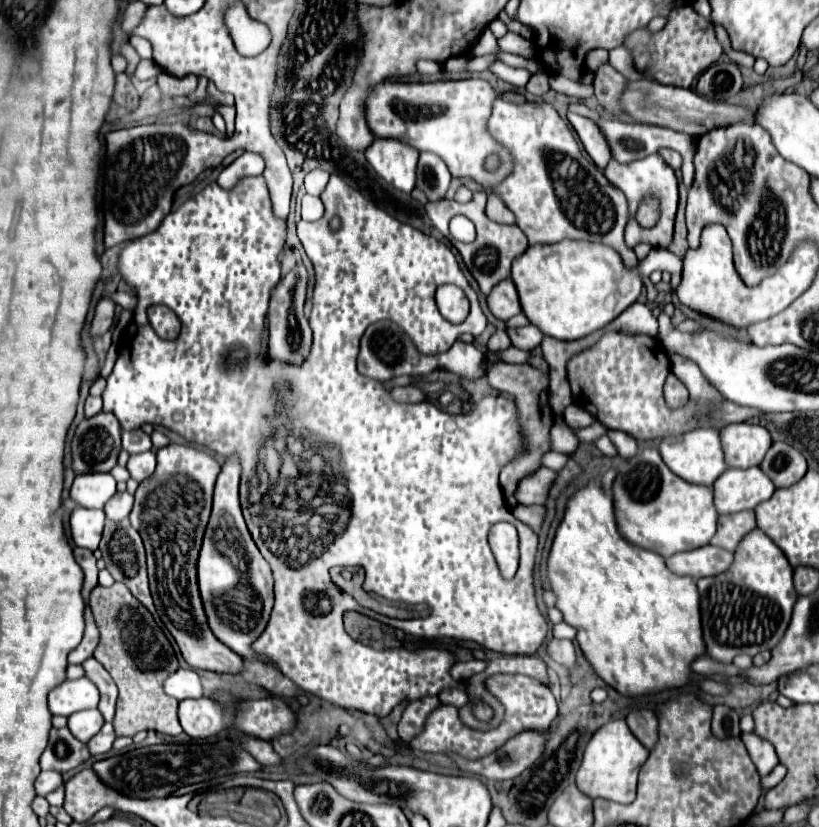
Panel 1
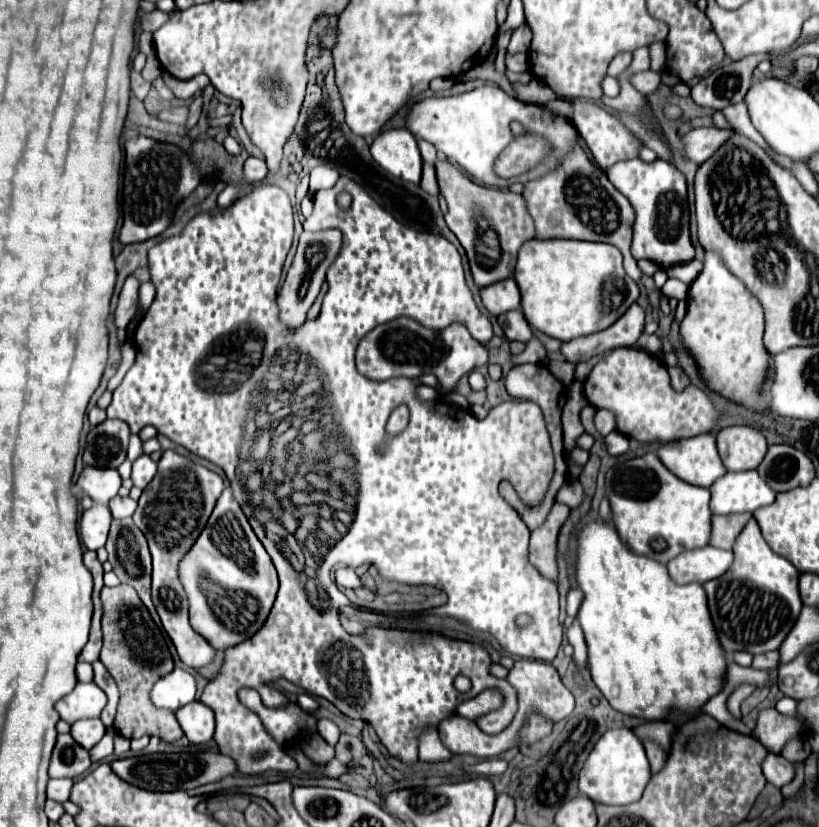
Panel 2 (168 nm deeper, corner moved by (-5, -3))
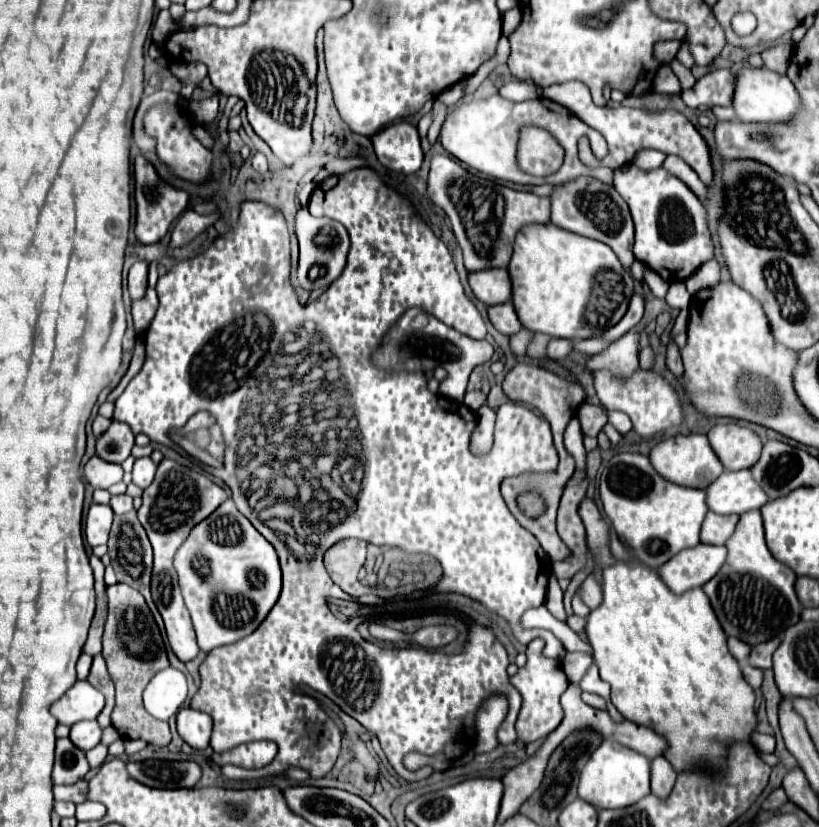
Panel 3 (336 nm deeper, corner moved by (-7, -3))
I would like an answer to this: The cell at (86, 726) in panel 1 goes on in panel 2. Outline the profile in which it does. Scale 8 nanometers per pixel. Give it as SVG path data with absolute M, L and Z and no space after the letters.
M81 719L71 725L71 737L85 749L91 749L105 735L105 725L101 719Z

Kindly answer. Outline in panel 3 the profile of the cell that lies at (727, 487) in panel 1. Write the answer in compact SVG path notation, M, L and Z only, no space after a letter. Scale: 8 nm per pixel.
M723 471L707 489L707 507L715 513L731 515L763 507L769 497L759 489L751 471Z

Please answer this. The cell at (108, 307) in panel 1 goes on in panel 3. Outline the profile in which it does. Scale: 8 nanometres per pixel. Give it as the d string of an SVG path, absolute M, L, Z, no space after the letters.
M137 261L131 269L129 269L129 293L131 299L141 299L145 295L147 289L147 261Z

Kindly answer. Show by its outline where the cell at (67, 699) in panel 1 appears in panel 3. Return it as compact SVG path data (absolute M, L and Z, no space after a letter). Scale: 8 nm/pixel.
M77 681L63 699L51 705L53 717L63 725L73 725L83 719L95 719L105 705L105 697L87 681Z

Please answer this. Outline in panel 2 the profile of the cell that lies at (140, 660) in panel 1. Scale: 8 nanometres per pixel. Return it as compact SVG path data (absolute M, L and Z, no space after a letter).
M129 585L103 587L101 601L103 601L101 663L107 667L107 671L111 673L111 677L115 679L121 691L121 701L115 717L115 731L119 731L119 735L129 740L132 739L130 749L134 753L143 751L152 737L163 741L181 739L183 731L175 713L169 709L157 709L149 697L153 683L157 683L161 677L171 673L175 667L165 637L161 635L159 627L153 623L145 605L141 605L141 599L133 587Z

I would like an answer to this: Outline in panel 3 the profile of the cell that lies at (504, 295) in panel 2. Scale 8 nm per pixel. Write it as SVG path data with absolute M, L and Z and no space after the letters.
M483 269L469 273L469 285L479 301L497 305L511 299L511 279L507 269Z

